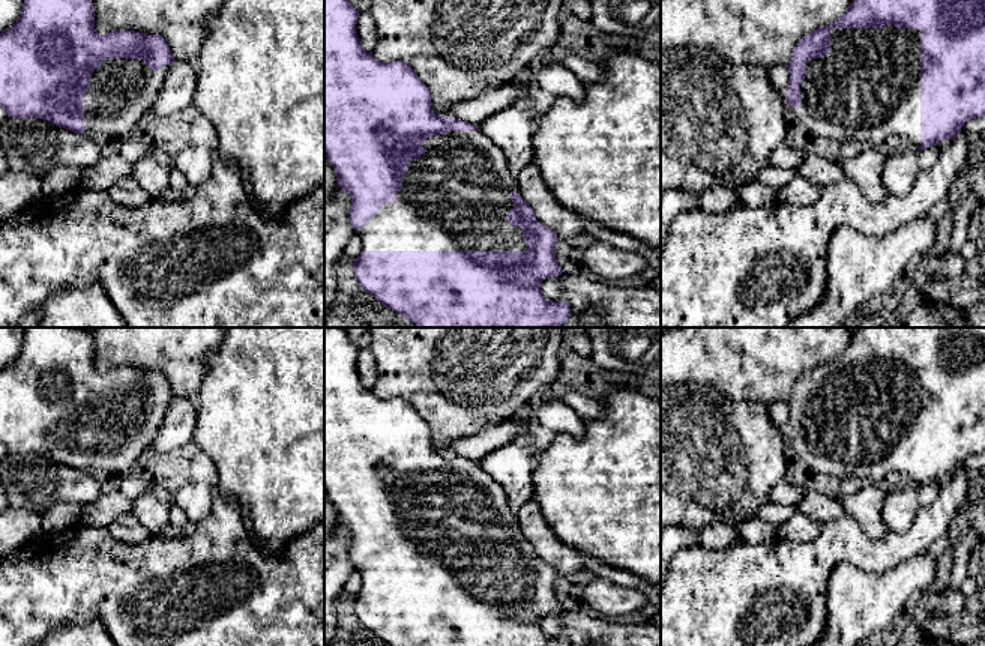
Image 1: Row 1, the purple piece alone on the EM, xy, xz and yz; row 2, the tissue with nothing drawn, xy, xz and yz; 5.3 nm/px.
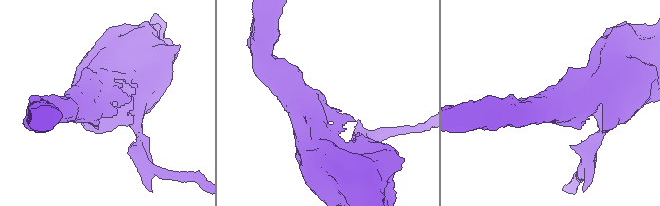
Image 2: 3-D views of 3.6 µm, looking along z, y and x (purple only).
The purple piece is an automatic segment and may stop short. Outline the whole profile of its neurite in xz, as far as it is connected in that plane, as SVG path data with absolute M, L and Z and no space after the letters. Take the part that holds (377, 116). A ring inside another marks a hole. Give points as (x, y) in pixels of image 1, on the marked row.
M324 0L324 156L336 173L338 188L351 198L348 219L362 240L362 252L353 263L360 288L417 328L559 328L568 321L569 305L565 300L548 300L541 291L545 278L563 273L554 251L559 237L536 219L530 204L521 197L518 179L512 176L505 152L479 126L435 114L428 87L407 63L378 62L372 53L366 53L356 33L357 17L359 12L348 0Z

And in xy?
M24 0L17 23L0 33L0 107L12 119L44 119L98 140L126 140L140 119L152 111L174 62L167 41L159 35L134 30L99 35L92 0Z

